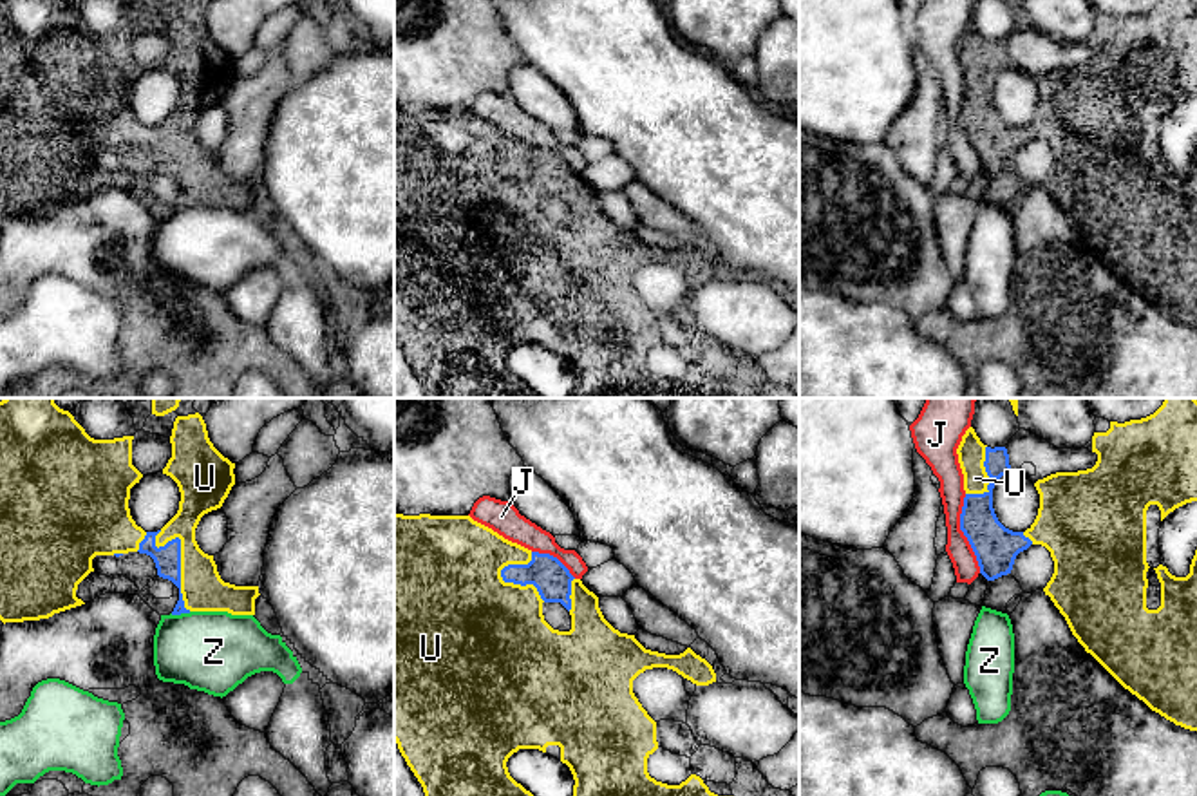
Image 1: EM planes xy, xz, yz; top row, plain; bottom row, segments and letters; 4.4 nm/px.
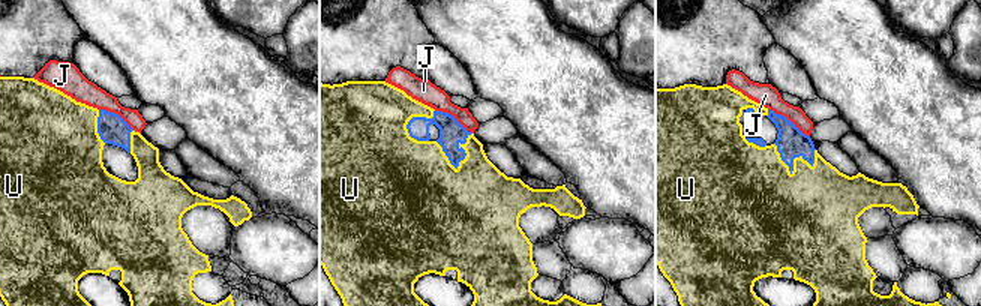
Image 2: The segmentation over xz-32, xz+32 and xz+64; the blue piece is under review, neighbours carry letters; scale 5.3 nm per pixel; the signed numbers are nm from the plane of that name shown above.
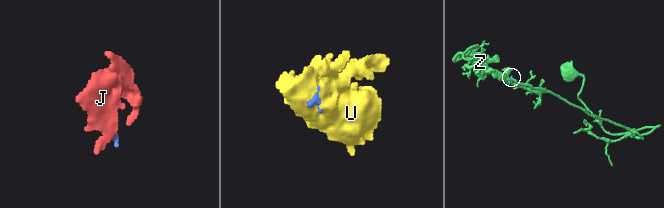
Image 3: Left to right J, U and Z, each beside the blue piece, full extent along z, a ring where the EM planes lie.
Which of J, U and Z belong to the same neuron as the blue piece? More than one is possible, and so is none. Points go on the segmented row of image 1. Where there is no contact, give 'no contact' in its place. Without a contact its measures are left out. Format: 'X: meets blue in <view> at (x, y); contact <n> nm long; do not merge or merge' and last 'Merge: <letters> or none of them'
J: meets blue in yz at (964, 534); contact 360 nm long; do not merge
U: meets blue in xy at (179, 558); contact 380 nm long; merge
Z: meets blue in xy at (179, 614); contact 100 nm long; do not merge
Merge: U

